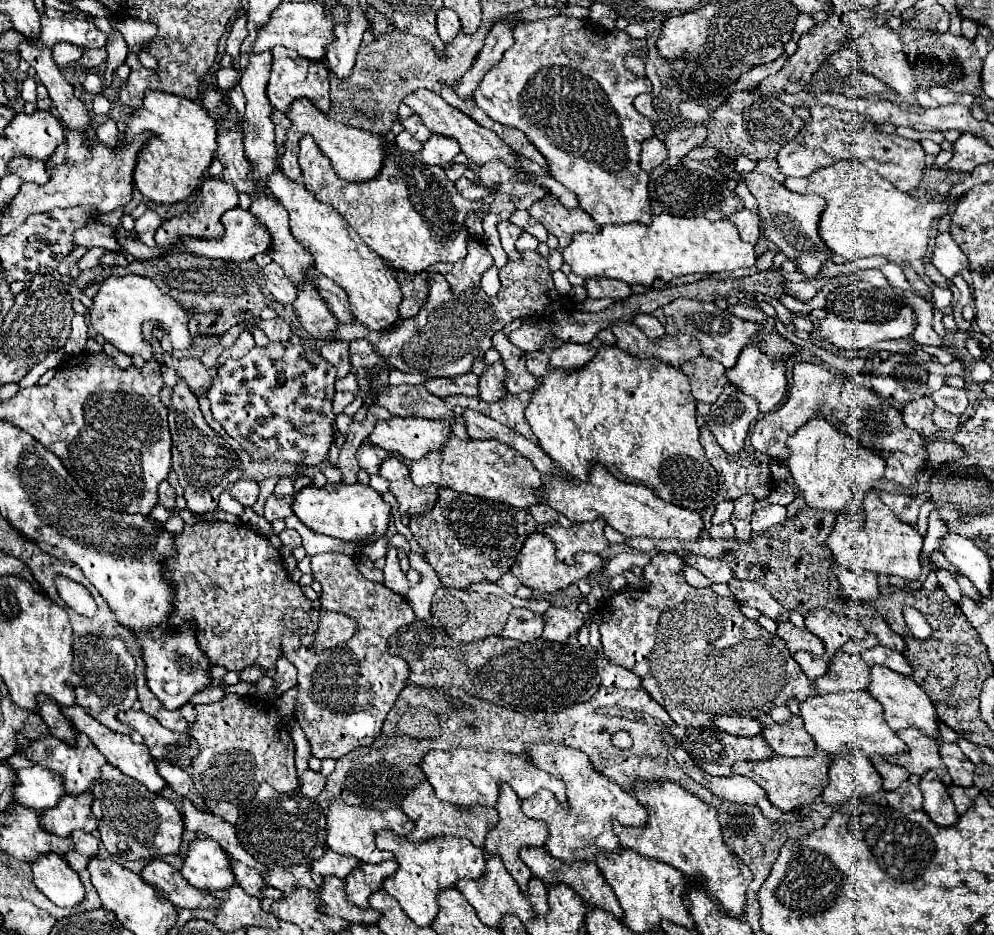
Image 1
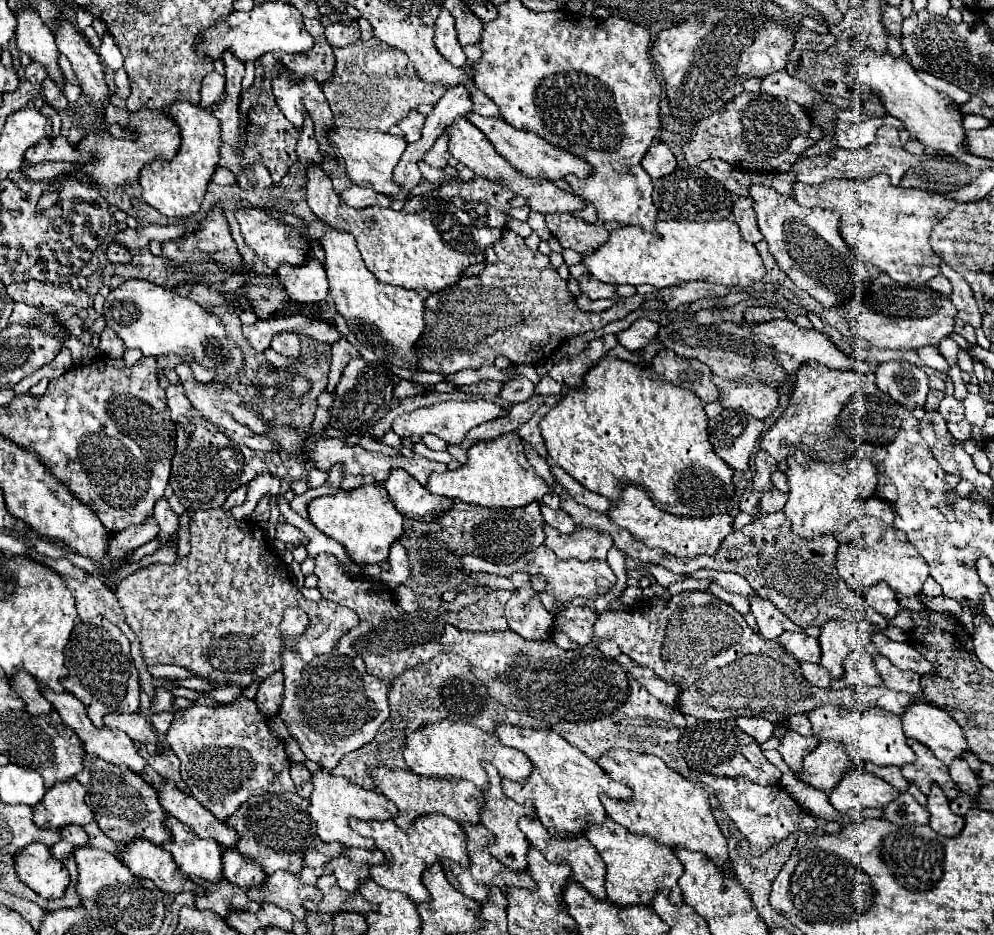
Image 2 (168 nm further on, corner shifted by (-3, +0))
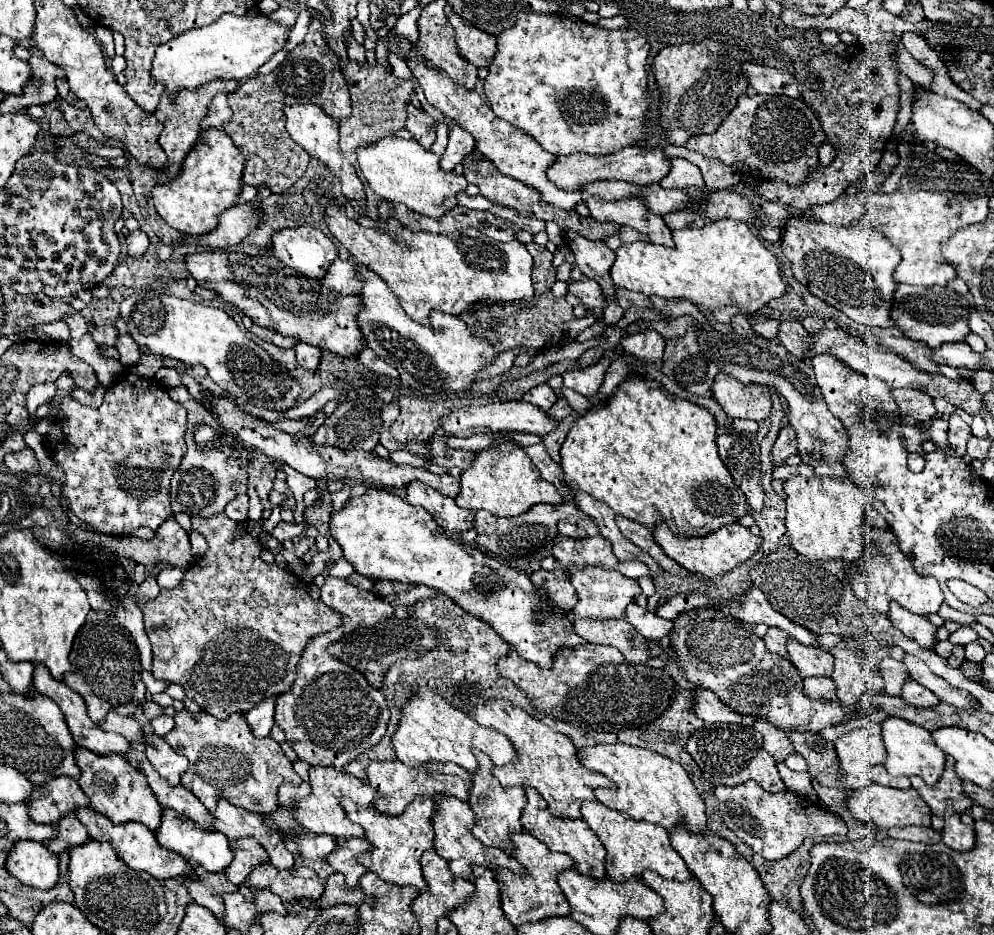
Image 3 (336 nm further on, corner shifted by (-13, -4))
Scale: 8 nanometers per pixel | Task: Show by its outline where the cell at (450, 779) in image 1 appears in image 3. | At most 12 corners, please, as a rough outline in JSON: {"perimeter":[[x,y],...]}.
{"perimeter":[[428,688],[404,704],[392,736],[412,768],[454,762],[472,748],[498,766],[518,758],[504,734],[476,724]]}

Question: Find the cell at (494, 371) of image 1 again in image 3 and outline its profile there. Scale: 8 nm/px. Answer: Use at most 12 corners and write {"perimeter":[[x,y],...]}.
{"perimeter":[[546,384],[528,390],[522,400],[546,412],[556,394]]}

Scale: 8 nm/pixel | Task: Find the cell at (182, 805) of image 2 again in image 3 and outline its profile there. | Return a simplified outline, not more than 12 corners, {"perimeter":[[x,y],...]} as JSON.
{"perimeter":[[148,760],[146,774],[158,802],[212,828],[212,814],[182,786],[170,786]]}

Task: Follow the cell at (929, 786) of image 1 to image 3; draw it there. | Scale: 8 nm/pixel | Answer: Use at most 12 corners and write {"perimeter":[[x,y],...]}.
{"perimeter":[[958,812],[944,816],[942,842],[958,852],[974,846],[974,830]]}

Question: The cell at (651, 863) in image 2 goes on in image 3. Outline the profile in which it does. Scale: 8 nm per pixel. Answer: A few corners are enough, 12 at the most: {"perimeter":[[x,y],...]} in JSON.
{"perimeter":[[600,802],[582,820],[602,840],[614,882],[644,870],[676,882],[692,878],[670,834]]}

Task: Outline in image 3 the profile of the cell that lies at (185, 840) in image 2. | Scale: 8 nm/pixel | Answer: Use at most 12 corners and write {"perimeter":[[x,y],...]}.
{"perimeter":[[162,810],[160,846],[222,872],[232,862],[224,834],[198,830]]}

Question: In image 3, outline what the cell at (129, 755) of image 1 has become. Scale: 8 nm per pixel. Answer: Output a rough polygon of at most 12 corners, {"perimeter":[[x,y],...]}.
{"perimeter":[[36,666],[34,688],[62,708],[78,746],[108,756],[130,742],[90,720],[80,694]]}

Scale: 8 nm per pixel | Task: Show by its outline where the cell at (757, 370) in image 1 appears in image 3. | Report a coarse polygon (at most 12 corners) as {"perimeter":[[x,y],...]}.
{"perimeter":[[720,372],[712,398],[730,418],[762,422],[772,410],[766,386]]}

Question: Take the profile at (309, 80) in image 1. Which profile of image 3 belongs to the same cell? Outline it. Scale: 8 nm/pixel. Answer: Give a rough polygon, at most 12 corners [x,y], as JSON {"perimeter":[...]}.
{"perimeter":[[314,104],[284,108],[288,134],[366,206],[362,180],[338,148],[338,120]]}

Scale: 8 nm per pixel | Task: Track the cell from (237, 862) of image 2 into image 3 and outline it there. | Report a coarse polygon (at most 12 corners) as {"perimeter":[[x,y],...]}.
{"perimeter":[[232,840],[232,864],[224,870],[232,884],[268,862],[256,840]]}

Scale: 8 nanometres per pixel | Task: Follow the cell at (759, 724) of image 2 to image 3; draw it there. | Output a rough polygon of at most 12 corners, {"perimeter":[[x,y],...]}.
{"perimeter":[[766,720],[752,726],[764,736],[764,750],[776,760],[794,752],[786,732]]}

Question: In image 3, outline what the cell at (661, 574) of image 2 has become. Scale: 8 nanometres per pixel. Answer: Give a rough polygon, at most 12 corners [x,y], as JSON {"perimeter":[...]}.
{"perimeter":[[638,560],[620,562],[618,570],[626,576],[652,576],[650,568]]}

